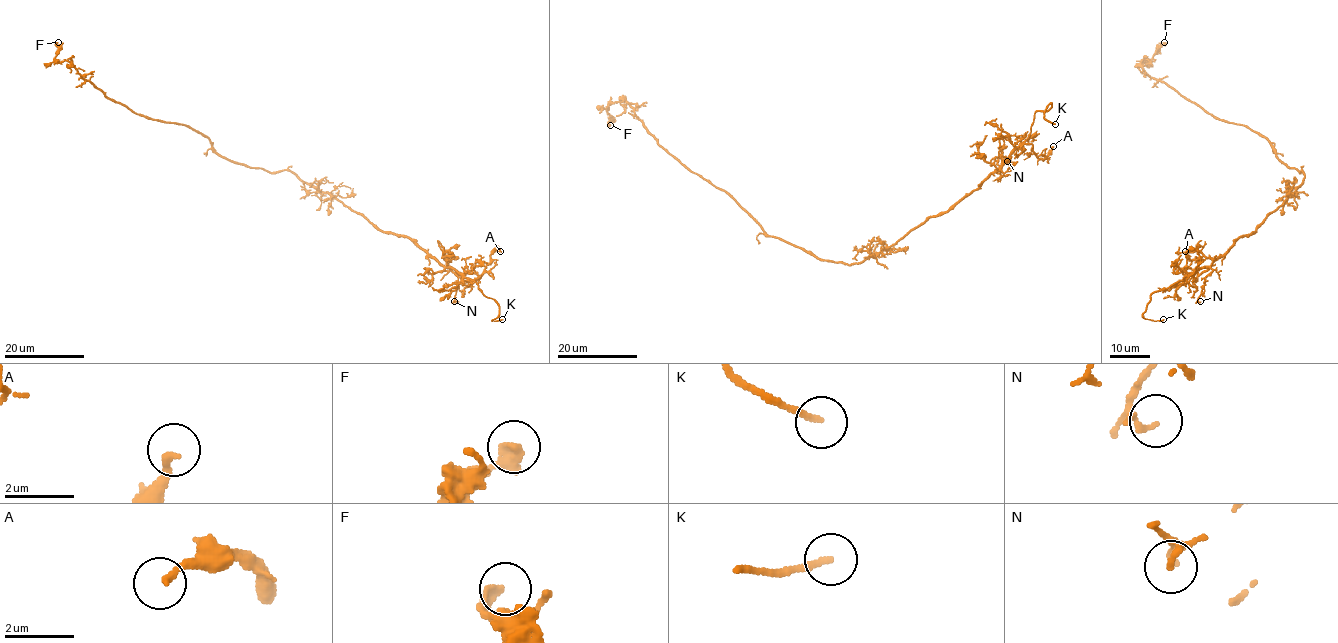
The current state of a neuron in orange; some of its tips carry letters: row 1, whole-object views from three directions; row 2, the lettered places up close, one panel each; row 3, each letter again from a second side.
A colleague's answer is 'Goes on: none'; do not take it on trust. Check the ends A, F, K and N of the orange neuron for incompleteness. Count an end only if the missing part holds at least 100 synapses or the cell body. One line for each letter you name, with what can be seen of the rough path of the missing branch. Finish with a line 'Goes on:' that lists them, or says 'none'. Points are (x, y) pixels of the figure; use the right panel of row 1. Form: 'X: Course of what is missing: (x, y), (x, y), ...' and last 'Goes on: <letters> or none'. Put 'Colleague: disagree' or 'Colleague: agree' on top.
Colleague: disagree
Goes on: K

